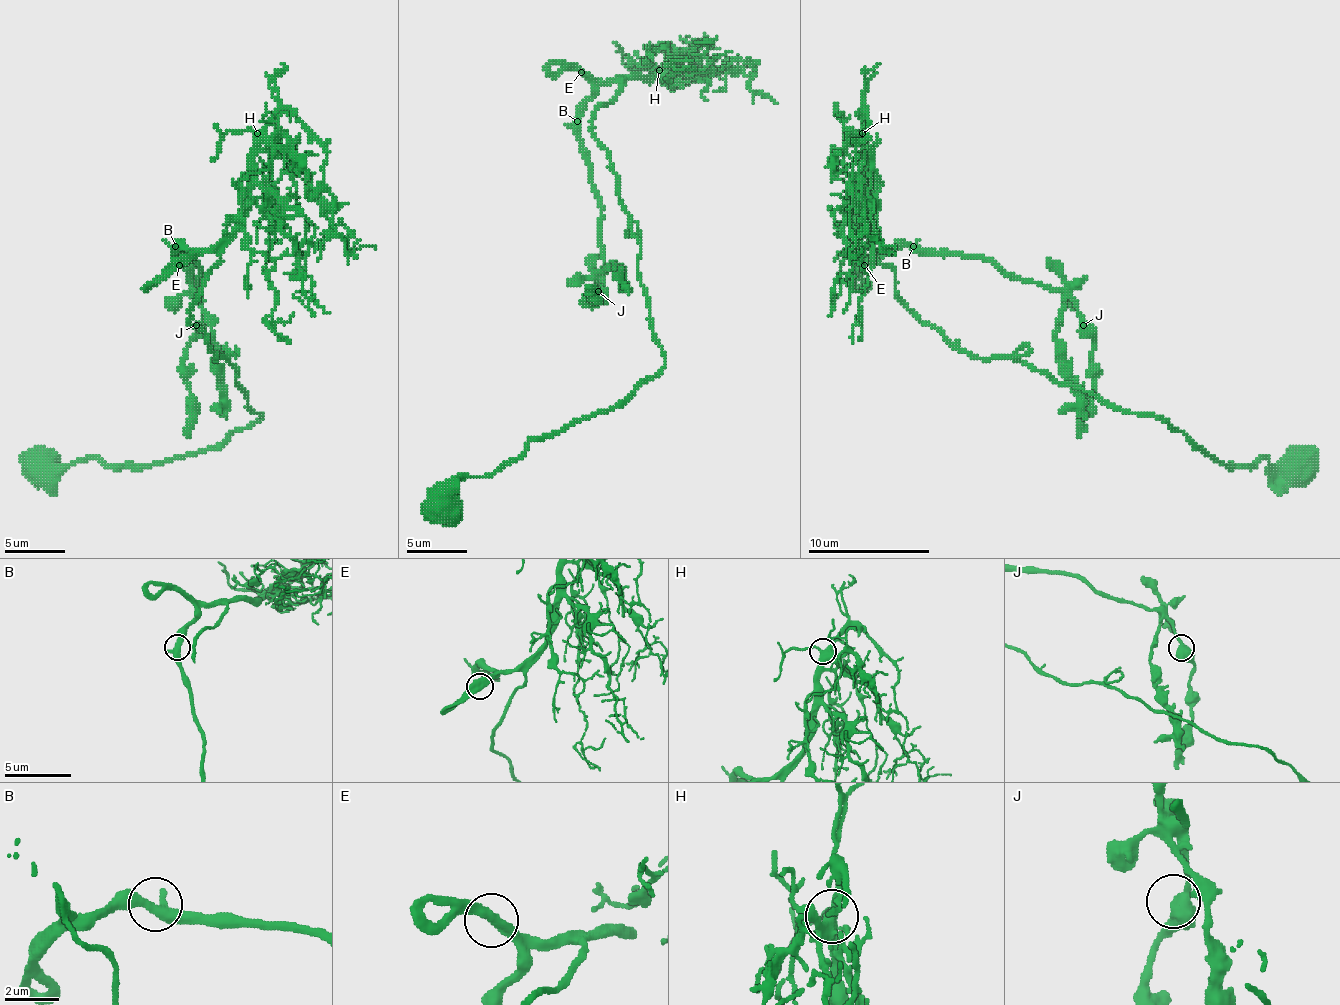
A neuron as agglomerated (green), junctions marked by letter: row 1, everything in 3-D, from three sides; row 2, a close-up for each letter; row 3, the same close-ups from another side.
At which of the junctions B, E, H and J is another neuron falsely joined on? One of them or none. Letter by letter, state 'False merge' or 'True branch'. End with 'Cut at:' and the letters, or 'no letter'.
B: True branch
E: True branch
H: True branch
J: True branch
Cut at: no letter

